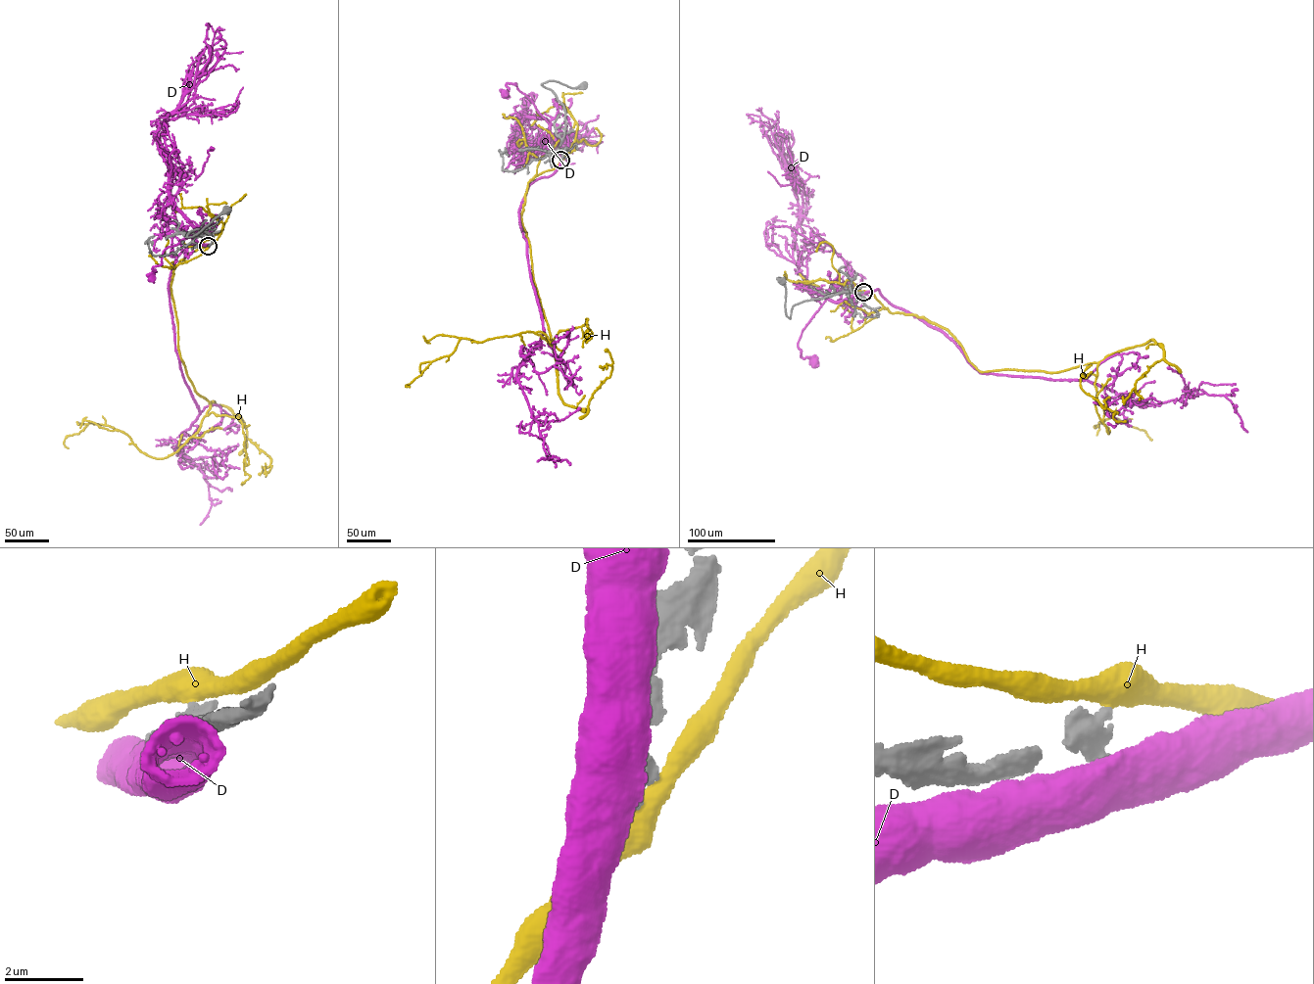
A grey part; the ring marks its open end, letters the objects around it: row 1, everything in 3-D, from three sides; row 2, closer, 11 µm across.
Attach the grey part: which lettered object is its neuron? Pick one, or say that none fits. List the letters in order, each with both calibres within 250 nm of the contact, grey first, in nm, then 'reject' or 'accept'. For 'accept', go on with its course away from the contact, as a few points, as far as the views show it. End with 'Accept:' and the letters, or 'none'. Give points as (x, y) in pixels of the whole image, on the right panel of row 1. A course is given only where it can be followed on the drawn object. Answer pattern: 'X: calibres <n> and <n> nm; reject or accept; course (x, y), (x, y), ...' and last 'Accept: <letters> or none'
D: calibres 320 and 800 nm; reject
H: calibres 480 and 550 nm; reject
Accept: none

